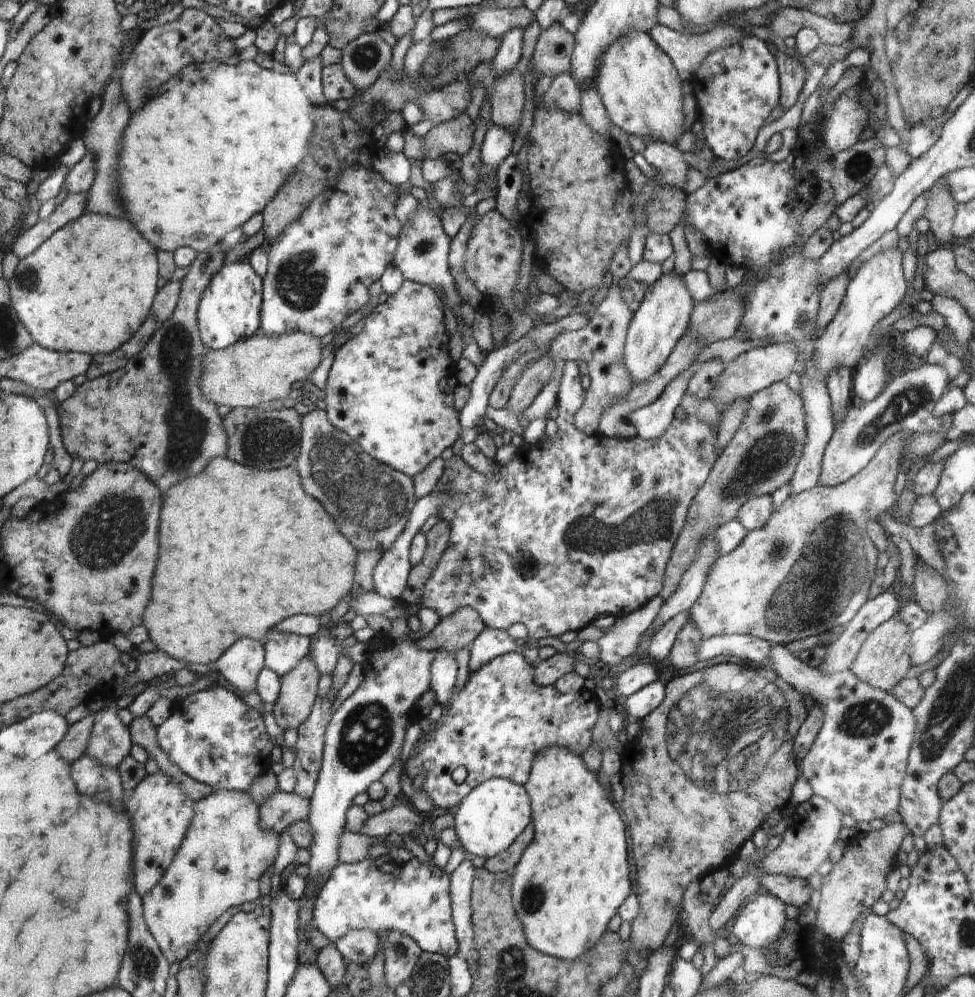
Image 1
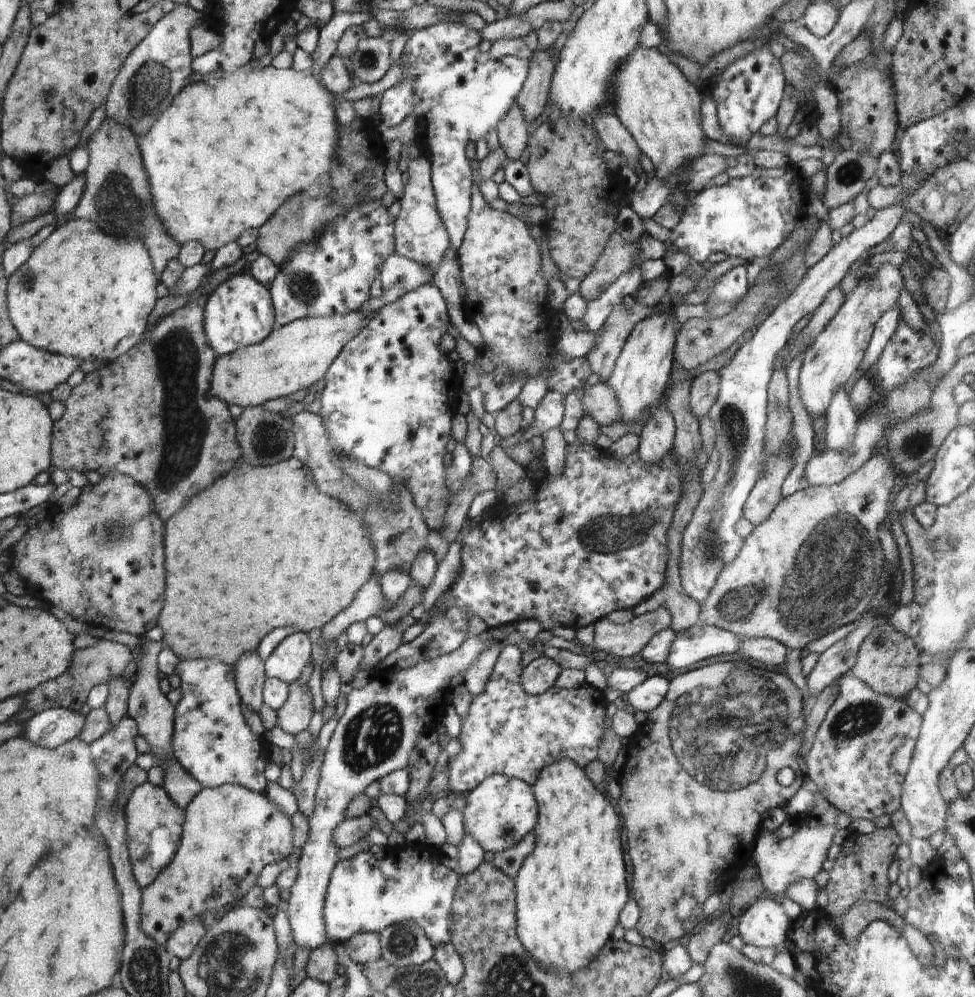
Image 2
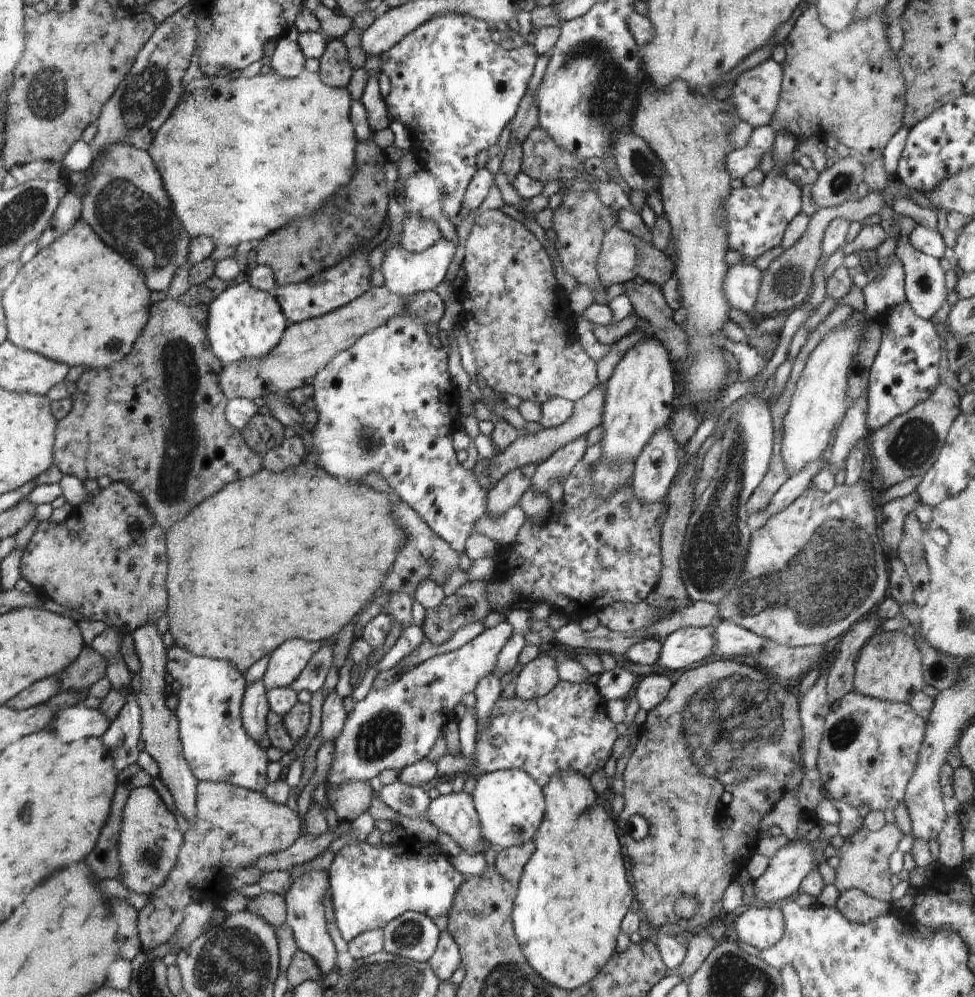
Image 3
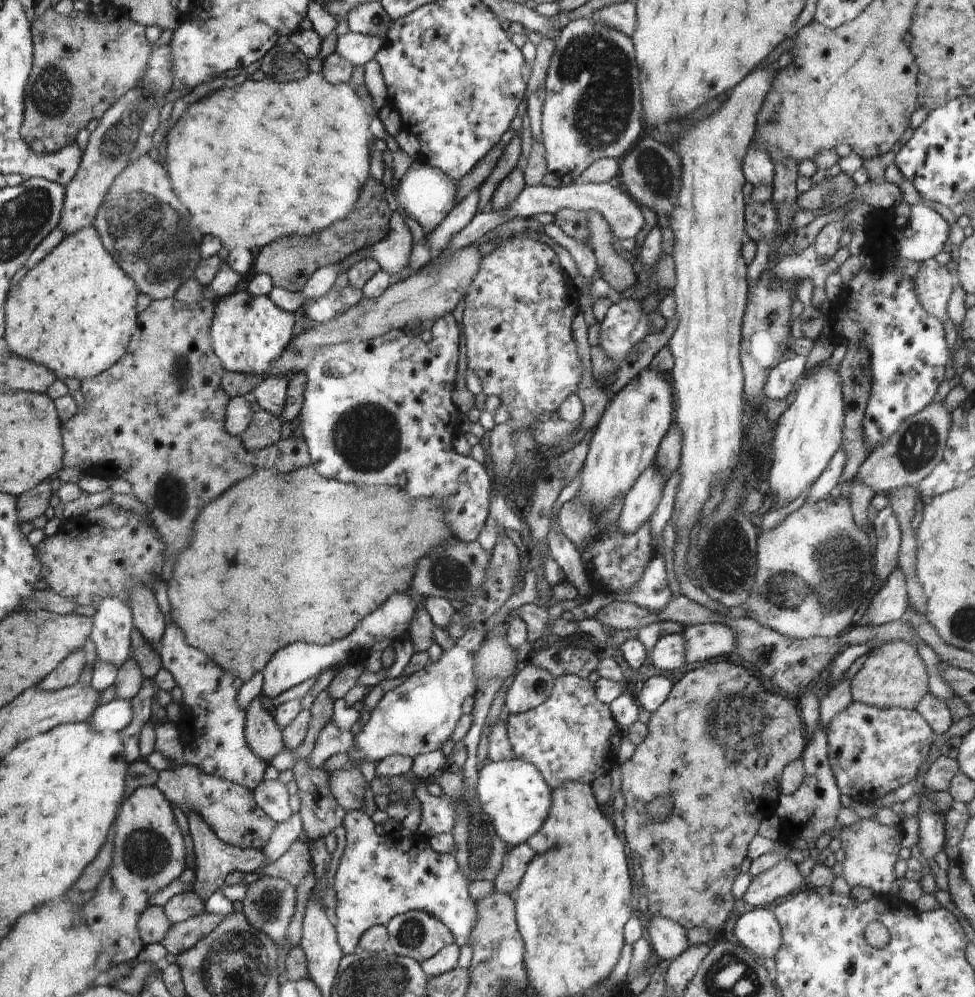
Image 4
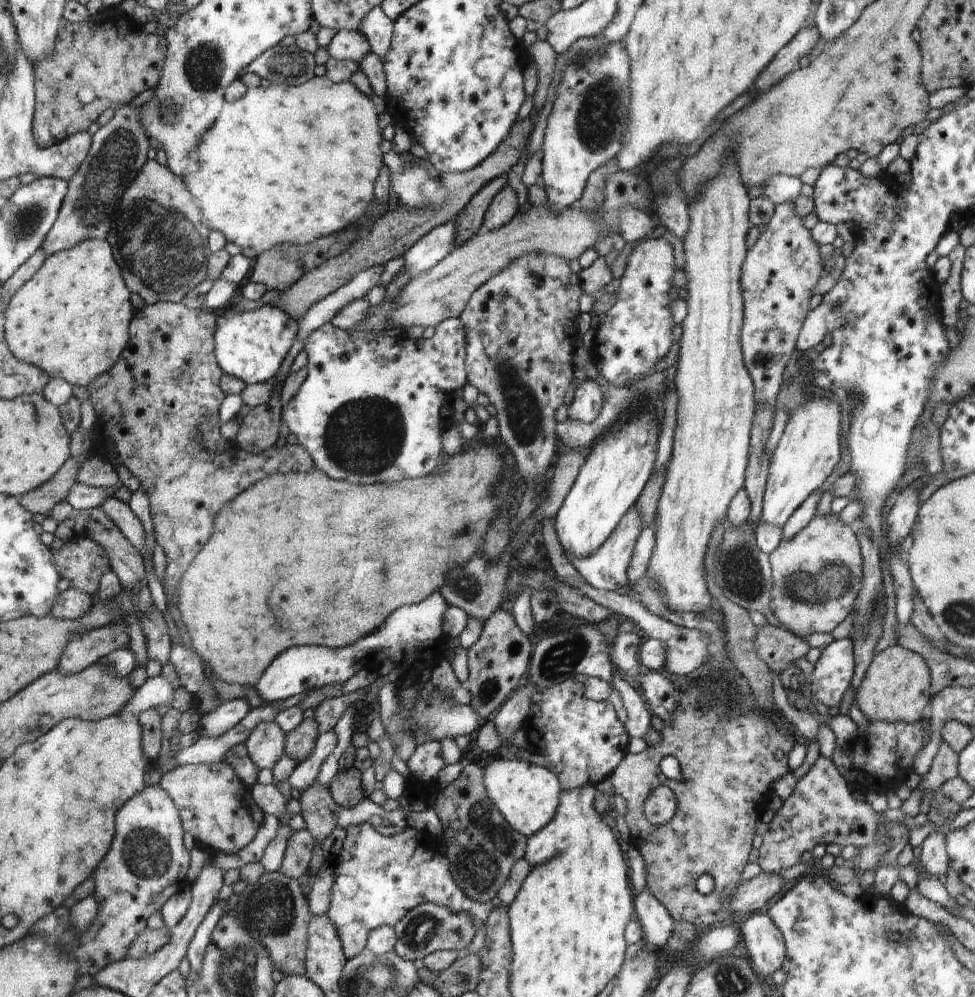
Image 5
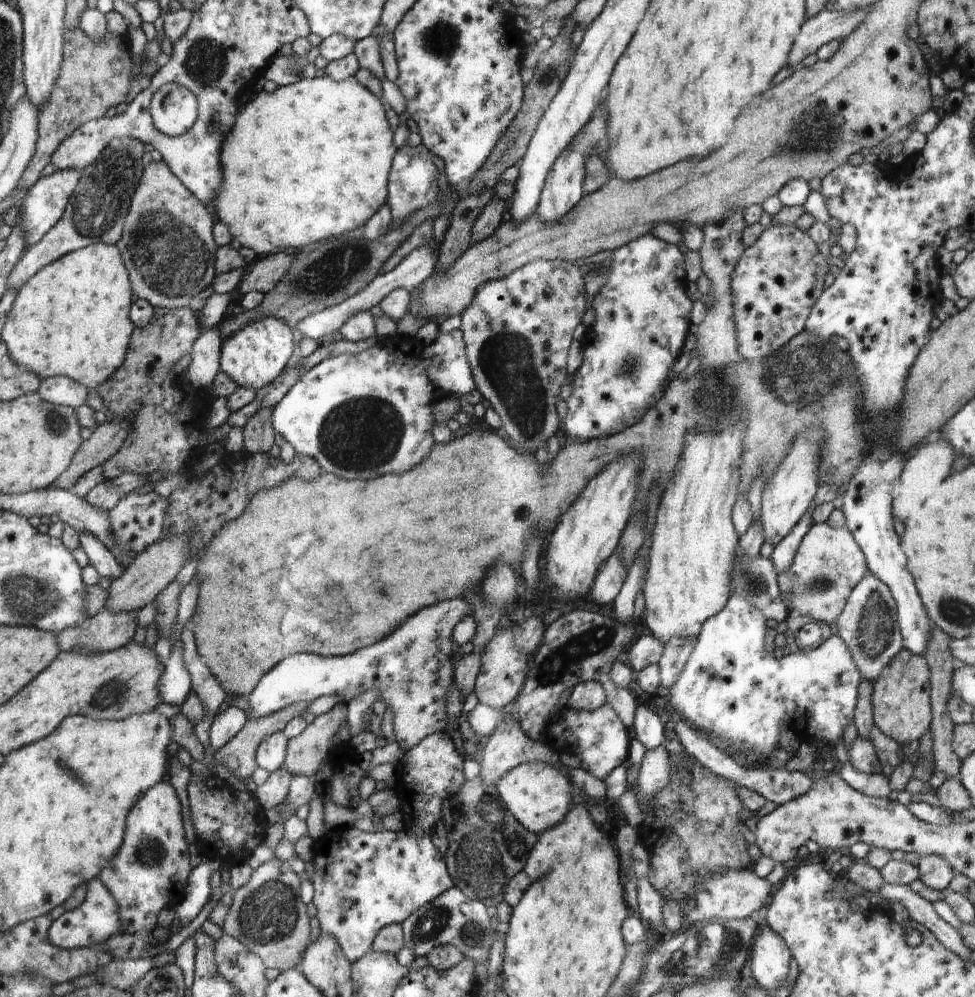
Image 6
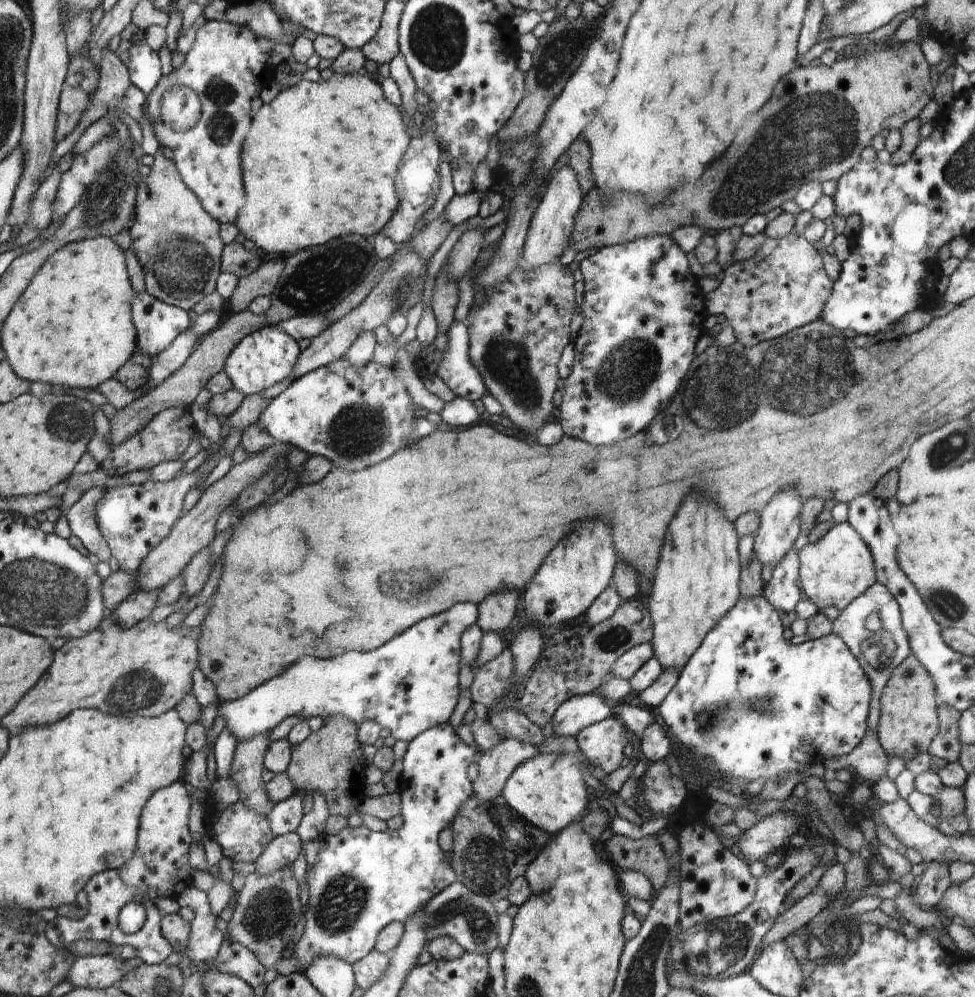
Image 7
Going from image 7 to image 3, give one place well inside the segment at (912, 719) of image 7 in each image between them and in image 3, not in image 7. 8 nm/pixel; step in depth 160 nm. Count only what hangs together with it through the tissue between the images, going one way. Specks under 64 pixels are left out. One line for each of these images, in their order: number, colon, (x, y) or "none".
3: (889, 668)
4: (894, 676)
5: (897, 686)
6: (901, 697)

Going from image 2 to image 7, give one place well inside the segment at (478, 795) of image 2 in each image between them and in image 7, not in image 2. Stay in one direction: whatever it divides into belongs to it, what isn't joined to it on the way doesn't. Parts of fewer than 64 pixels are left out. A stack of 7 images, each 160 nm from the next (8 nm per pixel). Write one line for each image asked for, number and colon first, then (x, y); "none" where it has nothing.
3: (511, 806)
4: (513, 793)
5: (527, 795)
6: (538, 794)
7: (548, 791)

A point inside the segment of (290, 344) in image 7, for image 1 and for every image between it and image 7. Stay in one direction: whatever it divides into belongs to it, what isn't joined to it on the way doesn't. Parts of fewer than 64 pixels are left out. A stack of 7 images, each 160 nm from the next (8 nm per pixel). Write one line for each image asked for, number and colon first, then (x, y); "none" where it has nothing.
1: (230, 310)
2: (240, 312)
3: (244, 323)
4: (250, 333)
5: (250, 345)
6: (256, 355)

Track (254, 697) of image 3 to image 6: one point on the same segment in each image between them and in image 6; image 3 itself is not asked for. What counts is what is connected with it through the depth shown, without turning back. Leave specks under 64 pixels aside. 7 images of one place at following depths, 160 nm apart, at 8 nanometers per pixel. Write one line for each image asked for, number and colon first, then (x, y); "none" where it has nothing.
4: (264, 736)
5: (266, 743)
6: (270, 755)

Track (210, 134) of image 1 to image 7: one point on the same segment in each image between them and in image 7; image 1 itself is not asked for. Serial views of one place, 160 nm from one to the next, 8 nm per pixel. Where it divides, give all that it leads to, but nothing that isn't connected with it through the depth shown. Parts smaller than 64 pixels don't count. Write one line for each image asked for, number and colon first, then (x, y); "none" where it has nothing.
2: (230, 149)
3: (242, 157)
4: (255, 162)
5: (275, 167)
6: (285, 189)
7: (298, 167)

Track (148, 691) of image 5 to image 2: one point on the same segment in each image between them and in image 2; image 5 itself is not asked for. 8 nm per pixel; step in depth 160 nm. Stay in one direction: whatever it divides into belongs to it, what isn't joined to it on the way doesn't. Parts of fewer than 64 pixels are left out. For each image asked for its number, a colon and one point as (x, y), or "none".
2: (51, 728)
3: (74, 723)
4: (116, 715)

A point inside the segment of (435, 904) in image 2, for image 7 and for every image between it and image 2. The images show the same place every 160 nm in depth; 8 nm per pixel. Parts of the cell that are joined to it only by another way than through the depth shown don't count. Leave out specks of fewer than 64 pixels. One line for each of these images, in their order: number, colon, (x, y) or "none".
3: (370, 885)
4: (379, 877)
5: (378, 879)
6: (379, 878)
7: (359, 880)

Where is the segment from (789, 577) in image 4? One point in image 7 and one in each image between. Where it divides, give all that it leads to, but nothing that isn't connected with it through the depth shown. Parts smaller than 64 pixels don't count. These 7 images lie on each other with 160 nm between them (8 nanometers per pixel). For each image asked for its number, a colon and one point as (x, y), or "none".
5: (817, 574)
6: (828, 564)
7: (838, 567)

